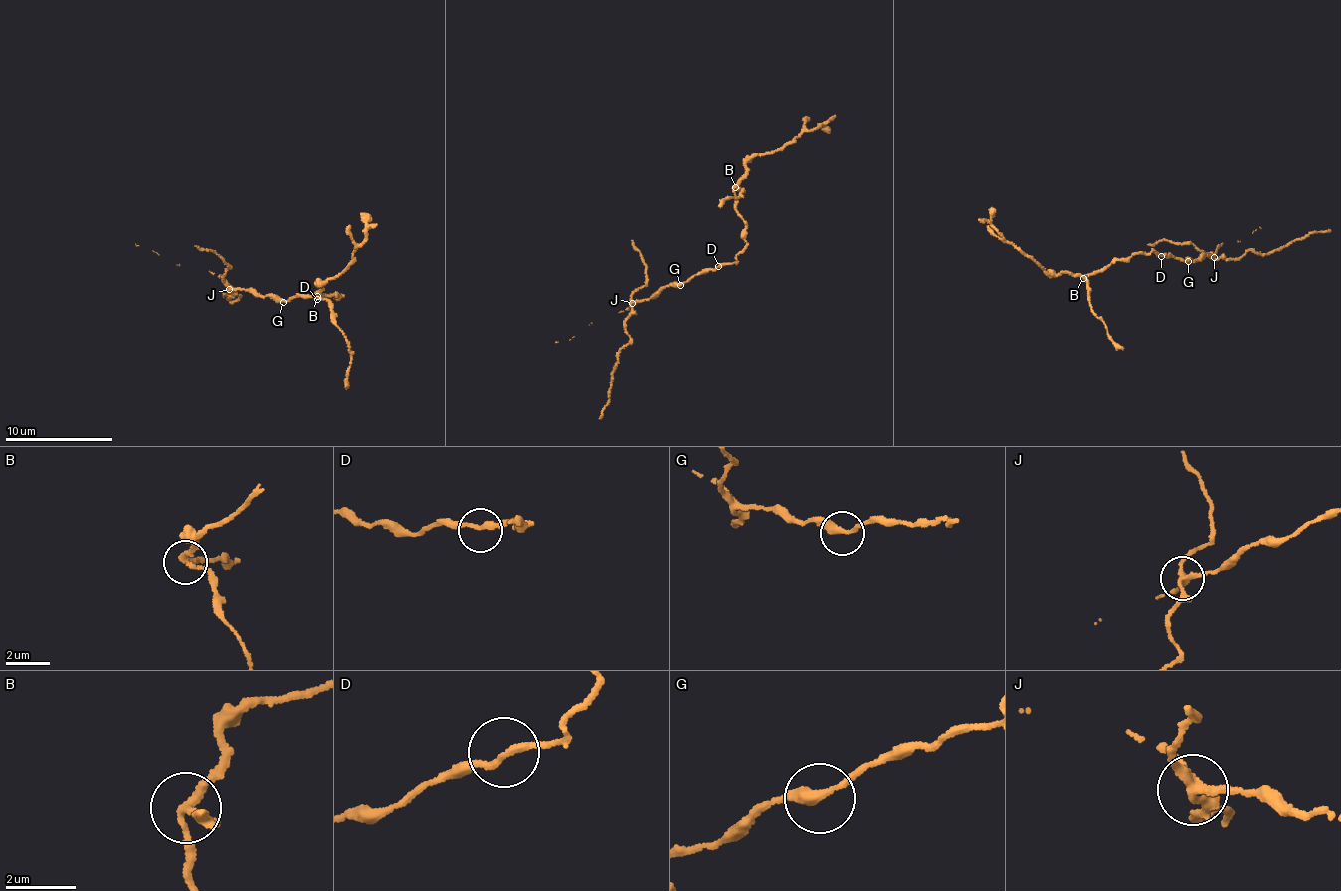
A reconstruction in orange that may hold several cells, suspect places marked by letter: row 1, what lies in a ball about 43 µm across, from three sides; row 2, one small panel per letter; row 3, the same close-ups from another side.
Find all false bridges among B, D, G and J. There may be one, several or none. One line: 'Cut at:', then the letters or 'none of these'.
Cut at: B, J

